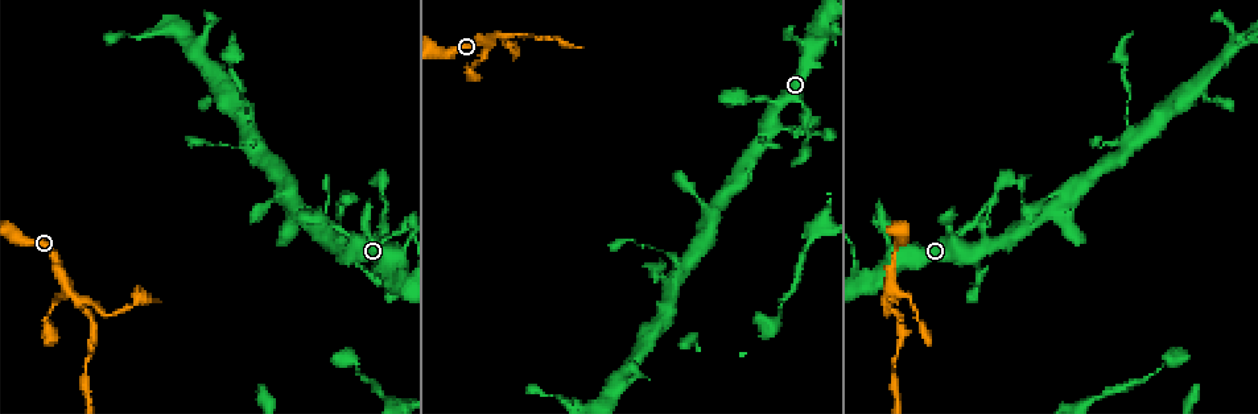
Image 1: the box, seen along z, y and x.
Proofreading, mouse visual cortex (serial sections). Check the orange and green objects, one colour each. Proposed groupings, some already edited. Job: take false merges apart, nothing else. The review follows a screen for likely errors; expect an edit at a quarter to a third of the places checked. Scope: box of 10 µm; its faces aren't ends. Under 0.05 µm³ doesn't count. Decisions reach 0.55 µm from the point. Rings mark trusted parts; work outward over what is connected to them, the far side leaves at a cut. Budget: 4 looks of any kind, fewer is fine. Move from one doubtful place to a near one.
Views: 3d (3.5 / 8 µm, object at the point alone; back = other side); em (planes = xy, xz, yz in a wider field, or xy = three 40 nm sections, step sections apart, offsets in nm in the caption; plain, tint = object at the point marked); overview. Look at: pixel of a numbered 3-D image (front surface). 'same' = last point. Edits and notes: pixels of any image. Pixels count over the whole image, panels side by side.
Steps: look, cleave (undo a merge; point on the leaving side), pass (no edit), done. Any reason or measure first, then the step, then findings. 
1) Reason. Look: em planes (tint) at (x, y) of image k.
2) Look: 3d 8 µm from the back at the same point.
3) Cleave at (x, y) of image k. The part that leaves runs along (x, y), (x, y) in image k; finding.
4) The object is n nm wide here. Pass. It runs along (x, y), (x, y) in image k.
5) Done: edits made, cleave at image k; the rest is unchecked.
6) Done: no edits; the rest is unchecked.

Narrows sharply. Look: 3d 3.5 µm at (489, 44) of image 1.

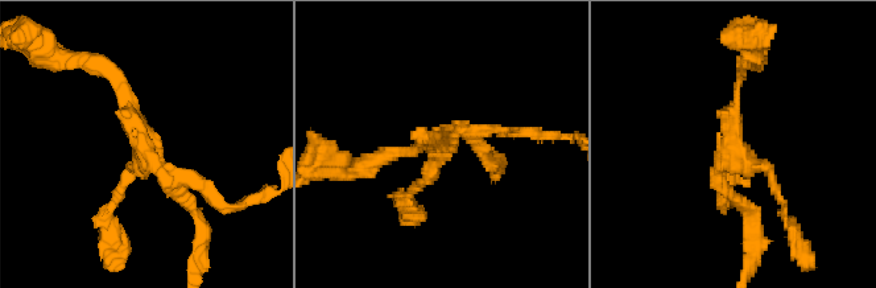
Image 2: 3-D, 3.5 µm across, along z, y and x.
Cleave at (228, 208) of image 2. Two cells meet here.

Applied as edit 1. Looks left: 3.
See it whole again. Look: overview.

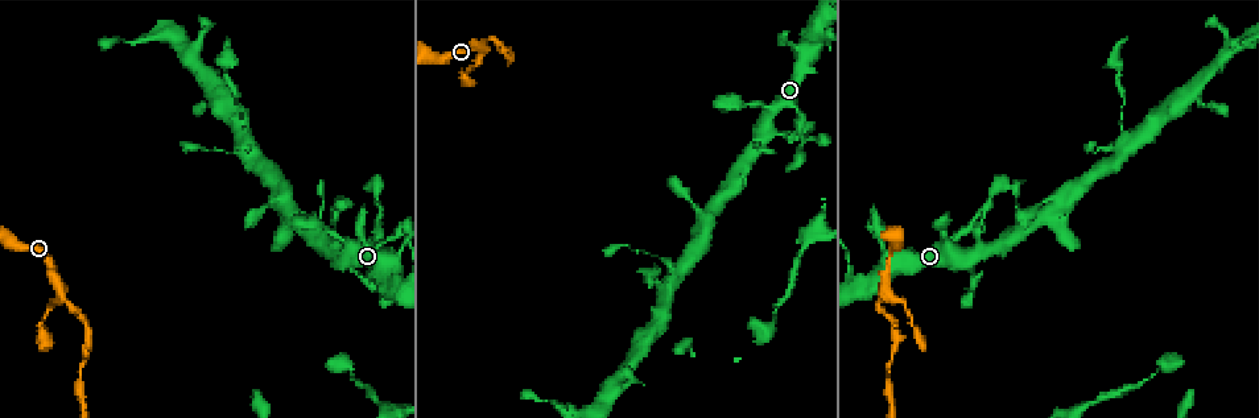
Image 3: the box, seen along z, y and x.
Calibre changes. Look: 3d 3.5 µm at (291, 215) of image 3.

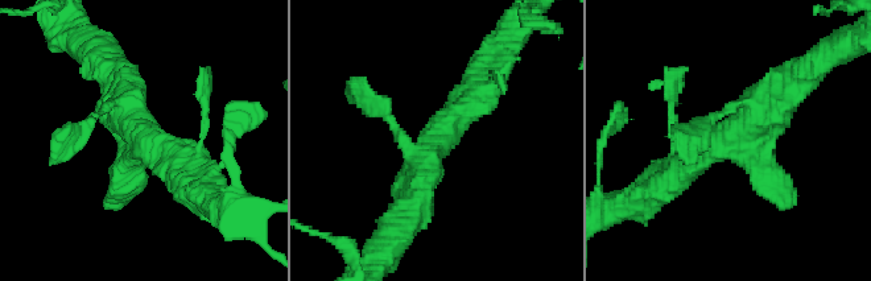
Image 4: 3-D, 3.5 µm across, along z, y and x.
Shape alone is not enough. Look: em xy step 3 (tint) at (142, 133) of image 4.

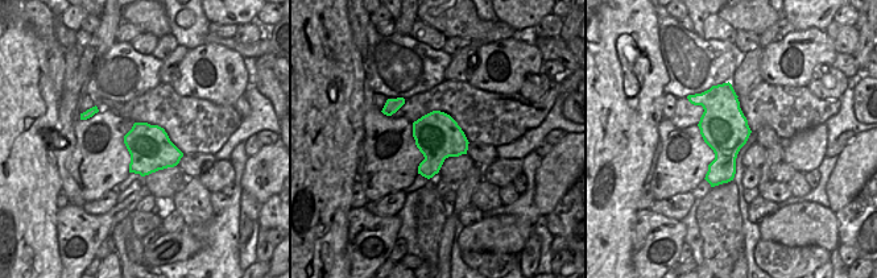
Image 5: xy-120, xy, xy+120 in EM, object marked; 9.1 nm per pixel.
Pass. It runs along (676, 176), (801, 79) in image 4; all the same cell.

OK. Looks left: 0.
Done: edits made, cleave at image 2; the rest is unchecked.

